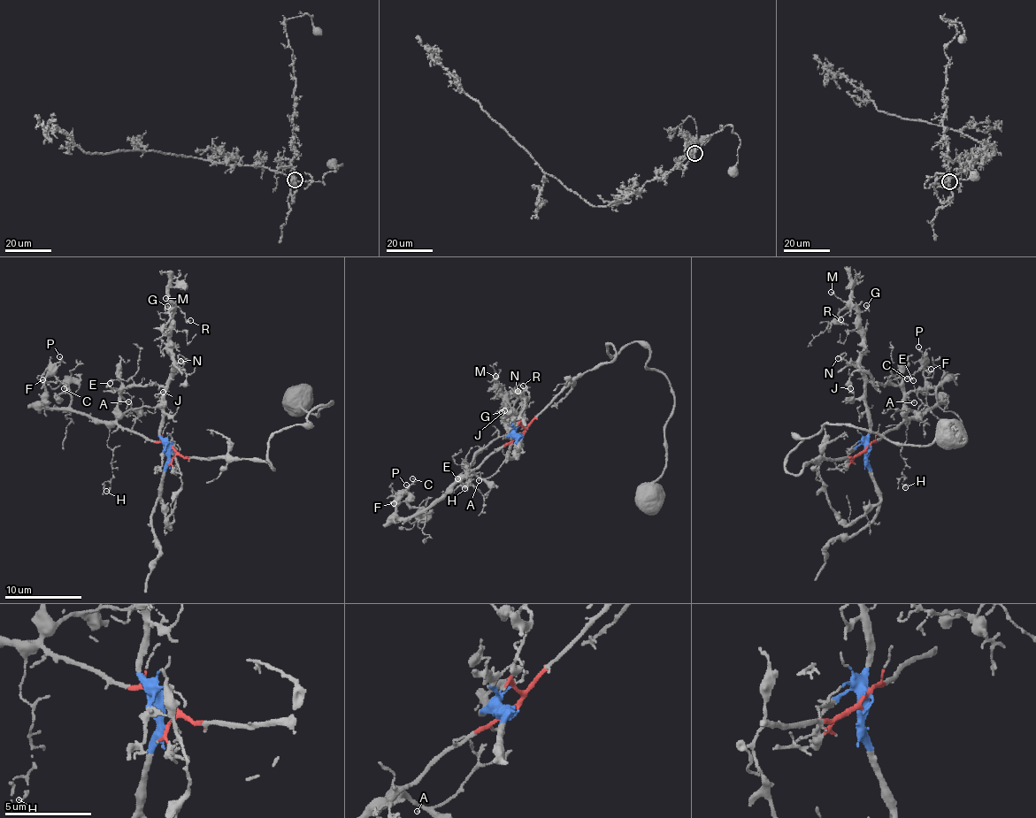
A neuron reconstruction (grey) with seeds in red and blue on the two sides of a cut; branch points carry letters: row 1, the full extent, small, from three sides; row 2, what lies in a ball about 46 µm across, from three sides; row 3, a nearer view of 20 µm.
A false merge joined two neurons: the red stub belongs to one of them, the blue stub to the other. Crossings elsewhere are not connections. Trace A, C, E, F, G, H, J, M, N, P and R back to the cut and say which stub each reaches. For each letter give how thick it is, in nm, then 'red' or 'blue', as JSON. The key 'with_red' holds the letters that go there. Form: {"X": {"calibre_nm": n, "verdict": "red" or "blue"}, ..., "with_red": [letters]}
{"A": {"calibre_nm": 90, "verdict": "red"}, "C": {"calibre_nm": 110, "verdict": "red"}, "E": {"calibre_nm": 140, "verdict": "red"}, "F": {"calibre_nm": 130, "verdict": "red"}, "G": {"calibre_nm": 150, "verdict": "blue"}, "H": {"calibre_nm": 160, "verdict": "red"}, "J": {"calibre_nm": 120, "verdict": "blue"}, "M": {"calibre_nm": 140, "verdict": "blue"}, "N": {"calibre_nm": 110, "verdict": "blue"}, "P": {"calibre_nm": 140, "verdict": "red"}, "R": {"calibre_nm": 120, "verdict": "blue"}, "with_red": ["A", "C", "E", "F", "H", "P"]}

